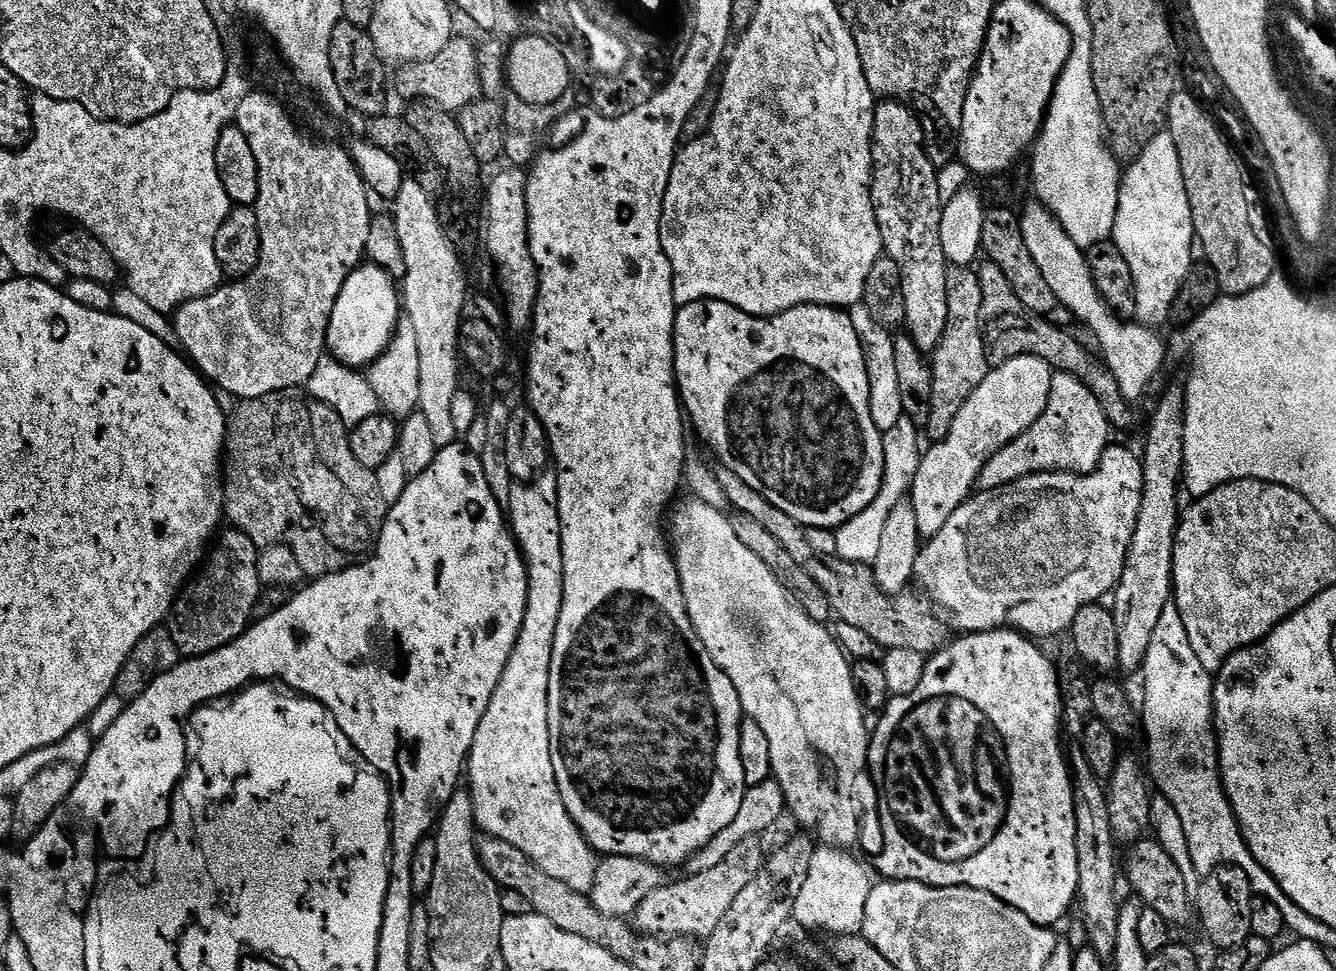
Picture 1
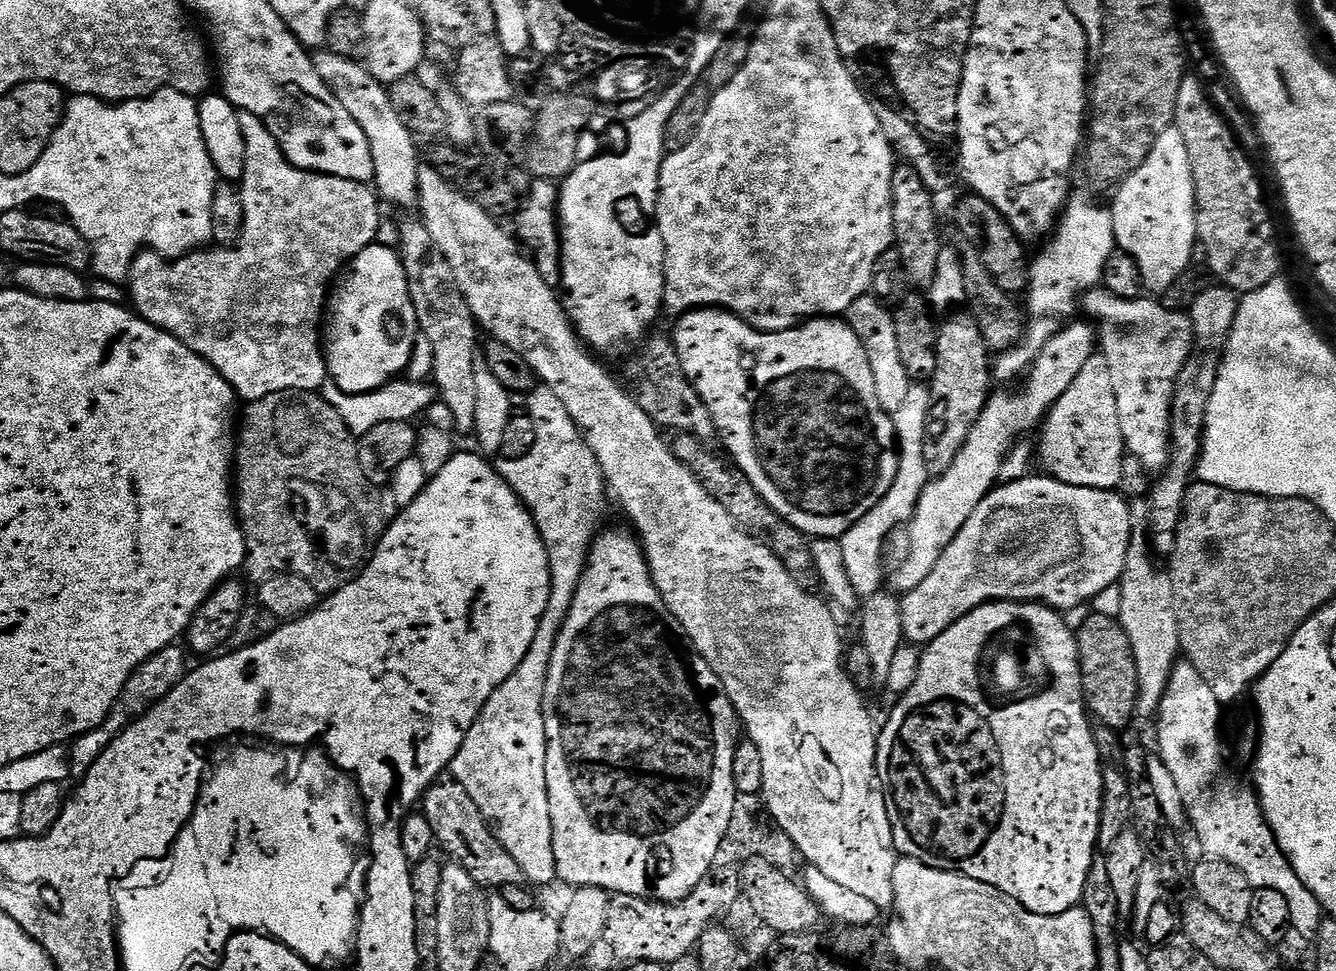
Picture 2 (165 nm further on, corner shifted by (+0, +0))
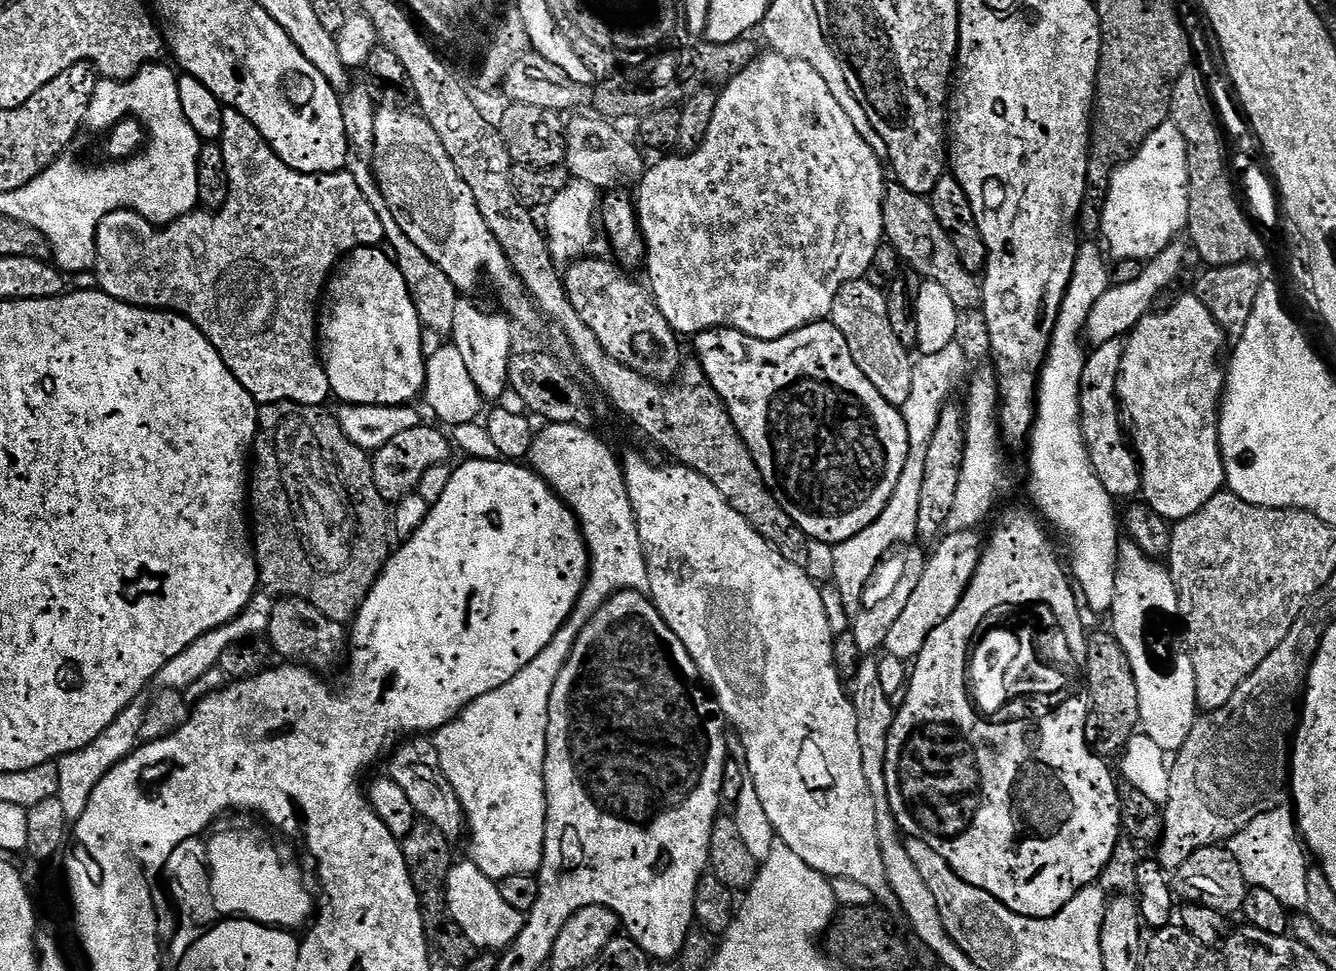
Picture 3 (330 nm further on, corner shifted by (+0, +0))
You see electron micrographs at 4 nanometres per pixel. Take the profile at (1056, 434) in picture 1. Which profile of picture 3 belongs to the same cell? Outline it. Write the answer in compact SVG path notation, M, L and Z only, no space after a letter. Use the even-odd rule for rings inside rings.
M1114 339L1093 347L1087 353L1080 387L1080 425L1084 435L1084 445L1090 454L1090 462L1102 486L1106 486L1106 490L1113 498L1120 498L1120 496L1136 498L1142 492L1140 461L1126 439L1125 425L1124 428L1120 425L1122 405L1116 390L1116 381L1119 380L1122 370L1124 345L1123 339Z

